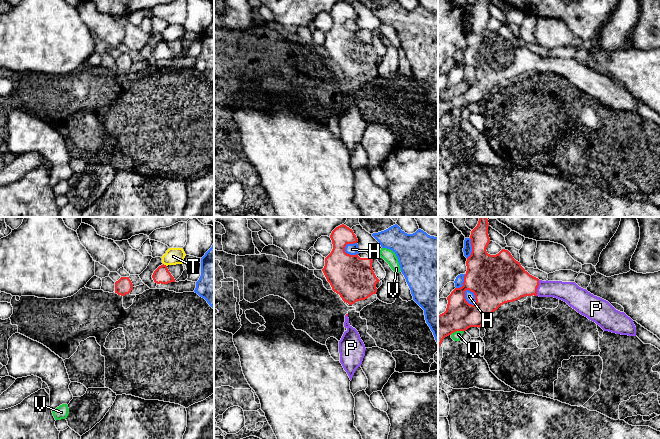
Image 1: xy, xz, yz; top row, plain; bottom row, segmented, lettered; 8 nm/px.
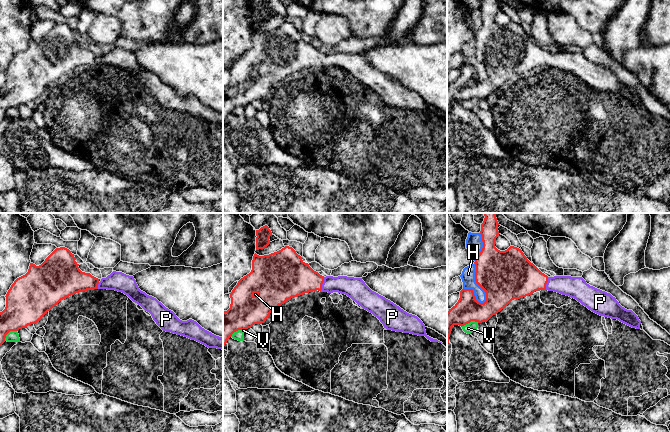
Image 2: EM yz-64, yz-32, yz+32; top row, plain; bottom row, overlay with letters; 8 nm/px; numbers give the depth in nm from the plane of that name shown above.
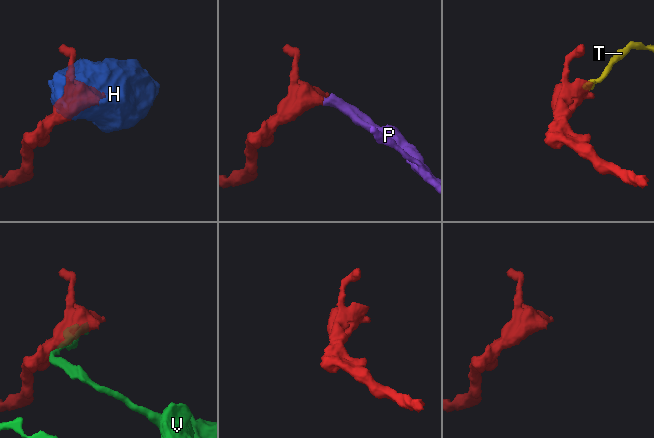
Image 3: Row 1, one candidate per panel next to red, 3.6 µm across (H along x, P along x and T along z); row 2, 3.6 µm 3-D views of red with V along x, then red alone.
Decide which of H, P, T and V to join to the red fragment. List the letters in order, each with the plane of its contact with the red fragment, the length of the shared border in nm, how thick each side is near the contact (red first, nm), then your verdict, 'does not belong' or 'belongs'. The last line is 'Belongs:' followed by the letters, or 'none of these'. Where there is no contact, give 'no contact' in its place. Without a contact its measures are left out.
H: contact in yz; length 150 nm; calibres 400 and 80 nm; does not belong
P: contact in yz; length 130 nm; calibres 340 and 160 nm; belongs
T: contact in xy; length 40 nm; calibres 130 and 140 nm; does not belong
V: contact in yz; length 120 nm; calibres 240 and 80 nm; does not belong
Belongs: P

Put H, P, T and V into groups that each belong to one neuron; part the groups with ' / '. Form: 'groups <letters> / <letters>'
groups H / P / T / V

